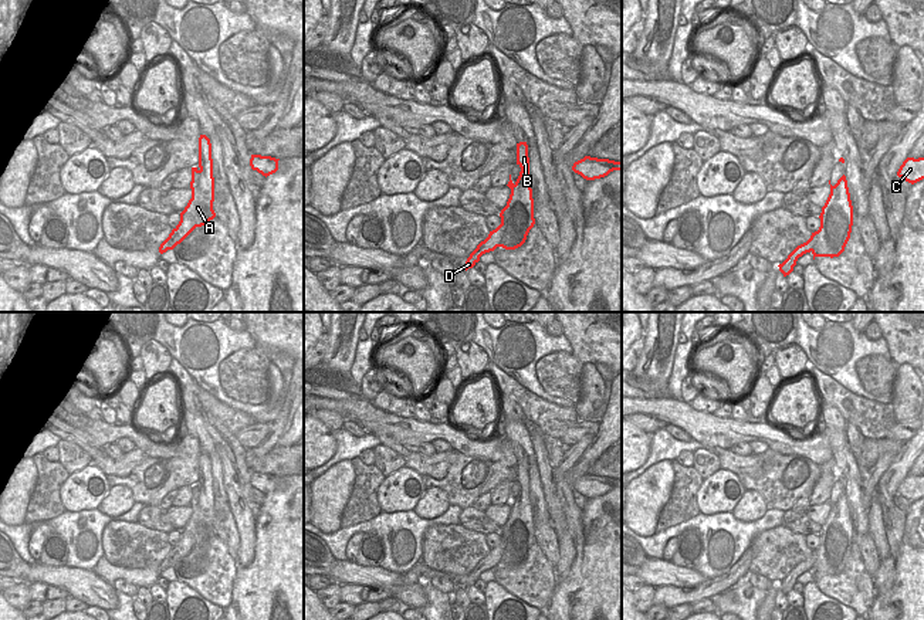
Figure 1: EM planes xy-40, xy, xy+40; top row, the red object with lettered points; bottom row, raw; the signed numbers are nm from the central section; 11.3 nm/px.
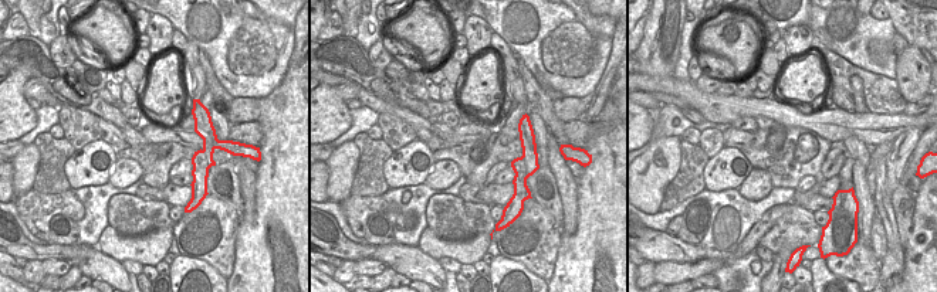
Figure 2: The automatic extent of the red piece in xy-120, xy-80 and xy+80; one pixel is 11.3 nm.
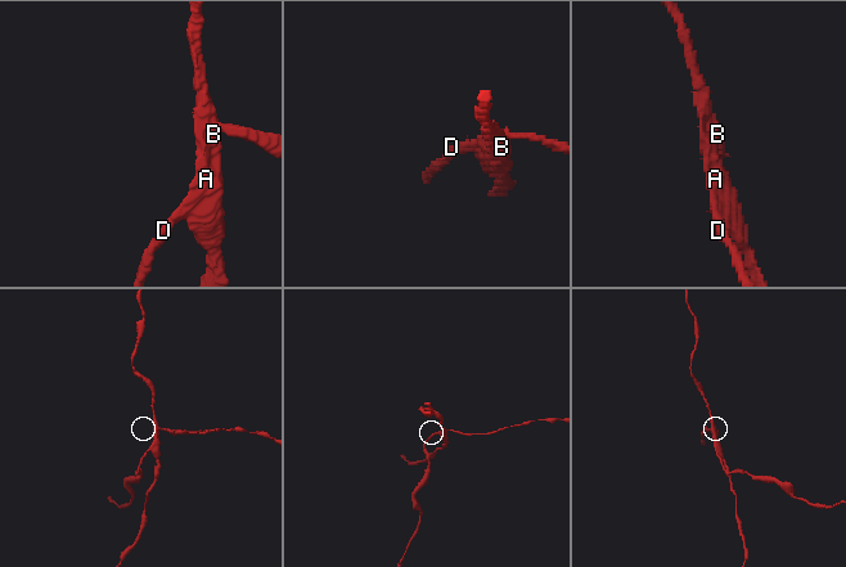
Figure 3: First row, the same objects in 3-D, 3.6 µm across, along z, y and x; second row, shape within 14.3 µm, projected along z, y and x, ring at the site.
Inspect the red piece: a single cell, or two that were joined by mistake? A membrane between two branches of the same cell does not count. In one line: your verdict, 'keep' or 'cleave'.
cleave

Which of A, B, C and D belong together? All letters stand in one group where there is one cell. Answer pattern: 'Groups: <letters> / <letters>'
Groups: A B / C D.

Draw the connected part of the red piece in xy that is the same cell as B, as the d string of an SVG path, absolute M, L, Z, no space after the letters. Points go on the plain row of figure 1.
M527 460L517 461L517 482L521 485L519 494L515 499L518 504L518 521L512 531L504 533L507 545L500 565L505 568L521 565L525 560L529 548L535 542Z

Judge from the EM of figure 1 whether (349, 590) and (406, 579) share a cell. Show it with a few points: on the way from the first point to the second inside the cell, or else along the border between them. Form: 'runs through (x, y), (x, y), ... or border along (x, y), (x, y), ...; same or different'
runs through (364, 593), (392, 590); same

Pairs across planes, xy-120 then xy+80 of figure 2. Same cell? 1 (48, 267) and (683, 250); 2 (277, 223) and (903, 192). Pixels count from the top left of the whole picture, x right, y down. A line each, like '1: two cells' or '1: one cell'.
1: two cells
2: two cells

